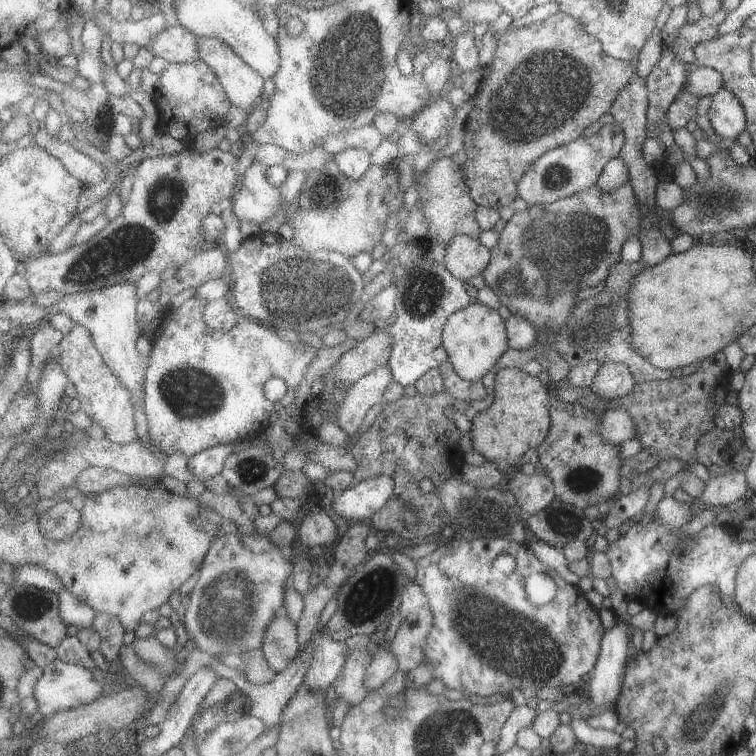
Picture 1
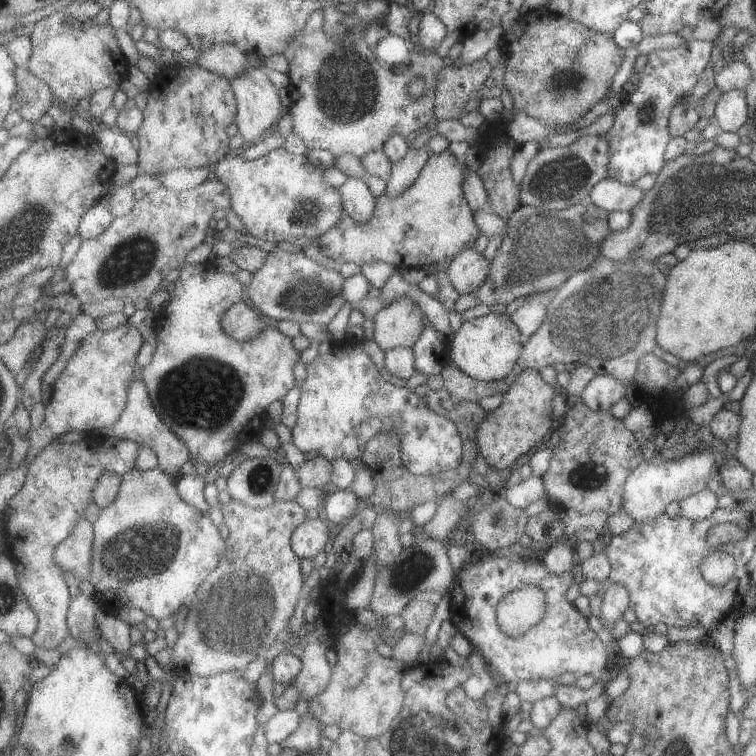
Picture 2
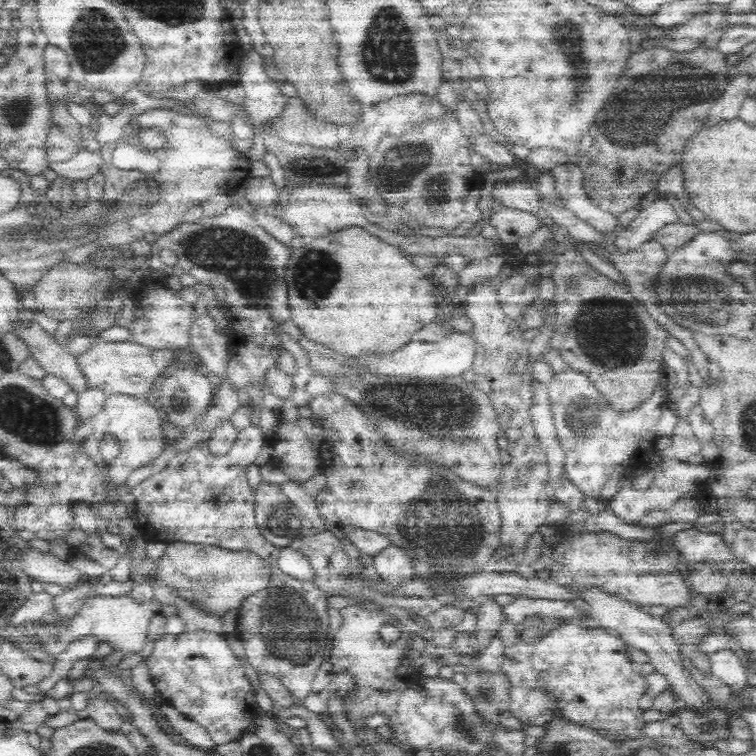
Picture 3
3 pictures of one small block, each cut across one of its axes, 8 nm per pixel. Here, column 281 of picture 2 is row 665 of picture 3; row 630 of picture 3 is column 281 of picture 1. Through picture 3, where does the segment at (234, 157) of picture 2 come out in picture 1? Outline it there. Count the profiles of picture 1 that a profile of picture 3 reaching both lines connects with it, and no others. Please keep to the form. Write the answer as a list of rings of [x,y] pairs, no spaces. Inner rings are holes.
[[[253,162],[241,180],[241,192],[233,200],[233,212],[241,222],[267,222],[281,212],[281,188],[267,180],[269,166]]]

